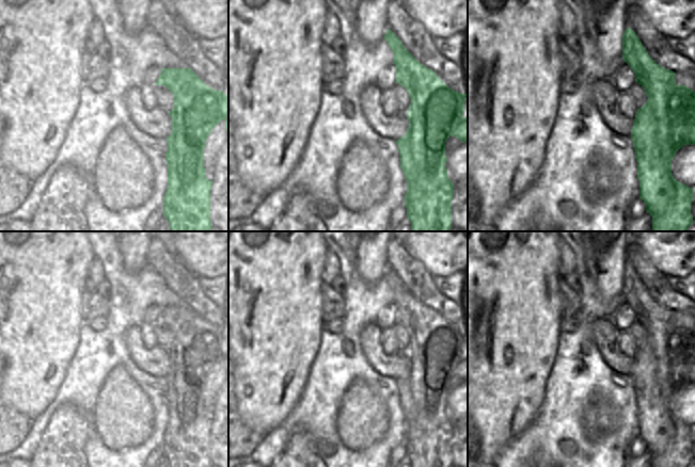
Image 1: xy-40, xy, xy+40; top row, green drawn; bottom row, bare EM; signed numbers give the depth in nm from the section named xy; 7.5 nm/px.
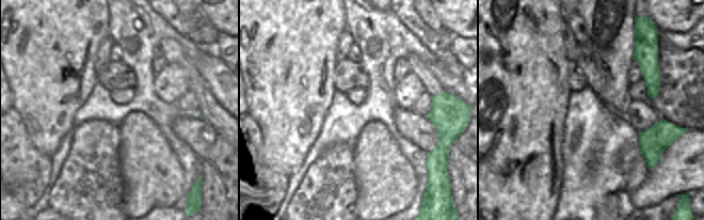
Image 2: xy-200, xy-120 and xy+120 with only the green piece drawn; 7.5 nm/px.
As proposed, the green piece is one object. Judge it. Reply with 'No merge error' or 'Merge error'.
Merge error.

